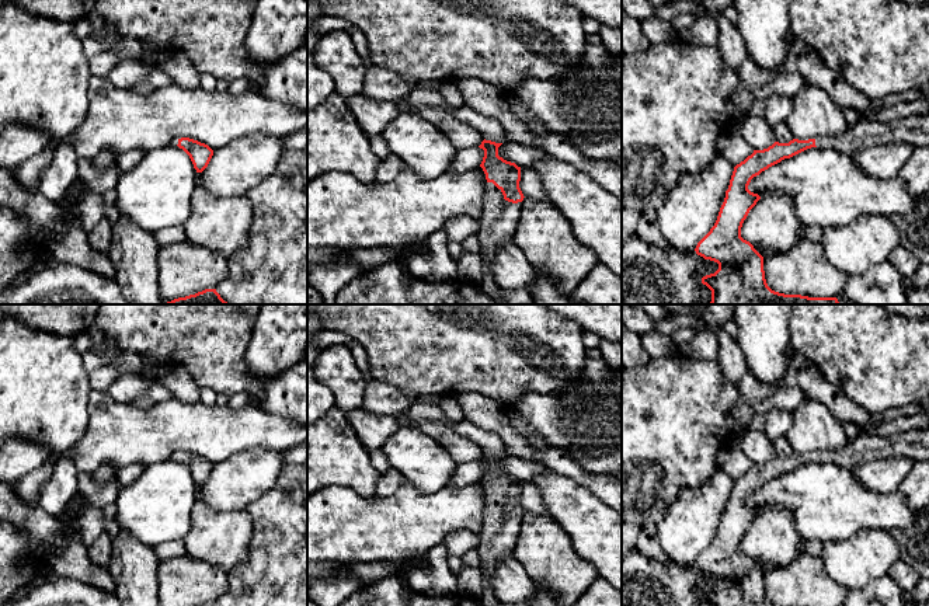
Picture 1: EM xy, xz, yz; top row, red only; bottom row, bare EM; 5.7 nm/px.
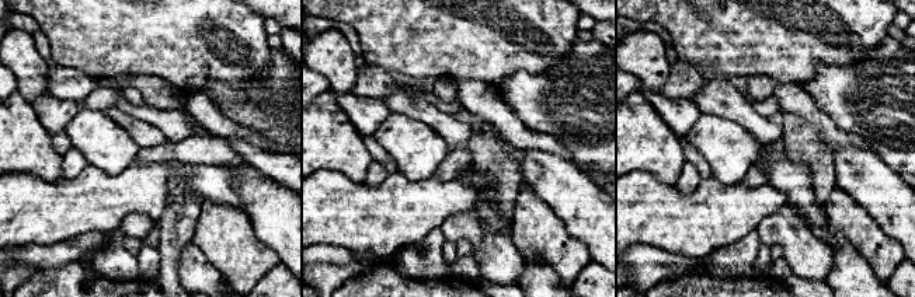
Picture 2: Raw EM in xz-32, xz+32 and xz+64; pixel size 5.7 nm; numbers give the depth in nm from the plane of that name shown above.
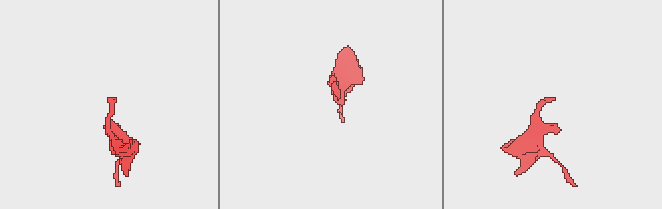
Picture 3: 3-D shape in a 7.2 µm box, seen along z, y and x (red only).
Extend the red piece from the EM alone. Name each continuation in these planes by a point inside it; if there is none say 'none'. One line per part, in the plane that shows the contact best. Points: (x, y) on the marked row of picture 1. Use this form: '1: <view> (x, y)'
1: xz (498, 220)

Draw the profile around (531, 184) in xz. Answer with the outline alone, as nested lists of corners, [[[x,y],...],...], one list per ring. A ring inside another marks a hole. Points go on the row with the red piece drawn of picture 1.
[[[532,167],[521,168],[519,188],[525,198],[549,202],[540,174],[536,173]]]

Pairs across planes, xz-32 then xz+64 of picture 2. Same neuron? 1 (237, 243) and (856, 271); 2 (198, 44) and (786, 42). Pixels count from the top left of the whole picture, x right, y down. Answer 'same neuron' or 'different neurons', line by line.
1: different neurons
2: same neuron

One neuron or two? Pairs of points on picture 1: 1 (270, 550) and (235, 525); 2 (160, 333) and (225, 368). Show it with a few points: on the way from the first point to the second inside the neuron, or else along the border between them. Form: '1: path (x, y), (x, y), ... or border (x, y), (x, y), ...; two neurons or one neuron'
1: border (247, 509), (251, 540), (247, 557), (236, 567); two neurons
2: path (176, 333), (188, 333), (209, 352); one neuron

